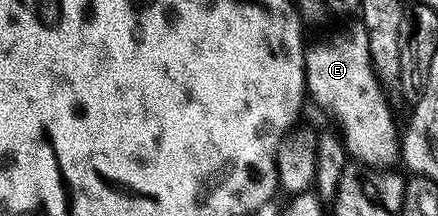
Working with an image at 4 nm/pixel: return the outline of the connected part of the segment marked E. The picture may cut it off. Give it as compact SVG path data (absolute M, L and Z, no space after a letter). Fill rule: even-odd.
M353 22L305 49L305 86L311 100L326 108L337 119L336 127L345 141L346 153L366 166L388 169L401 155L399 124L393 121L389 104L371 62L367 30ZM341 127L341 128L340 128Z

